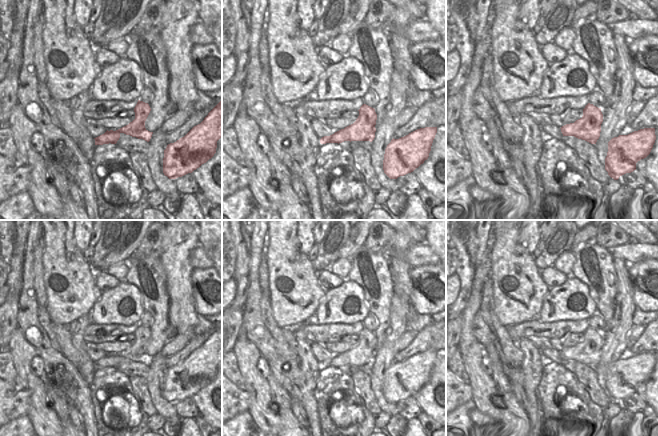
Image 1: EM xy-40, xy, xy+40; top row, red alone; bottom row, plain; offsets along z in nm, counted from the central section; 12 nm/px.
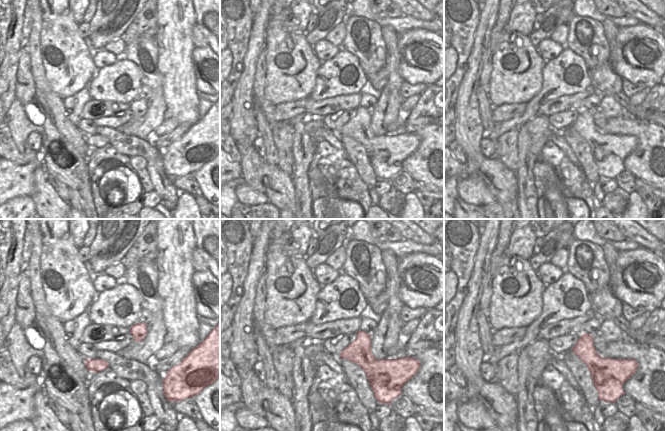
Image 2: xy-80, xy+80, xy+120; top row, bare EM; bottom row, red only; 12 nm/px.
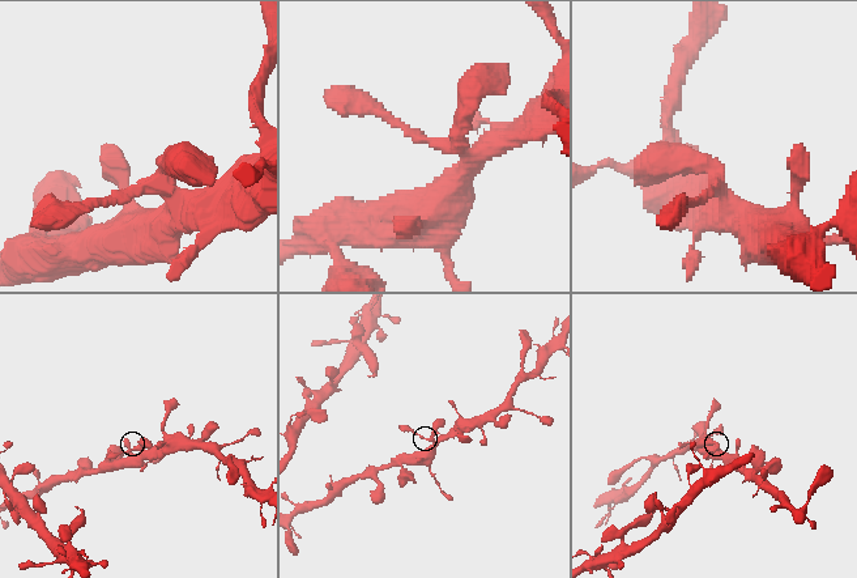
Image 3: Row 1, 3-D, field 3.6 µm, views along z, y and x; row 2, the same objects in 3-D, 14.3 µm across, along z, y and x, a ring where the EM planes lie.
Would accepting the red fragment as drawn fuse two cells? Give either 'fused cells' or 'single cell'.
single cell

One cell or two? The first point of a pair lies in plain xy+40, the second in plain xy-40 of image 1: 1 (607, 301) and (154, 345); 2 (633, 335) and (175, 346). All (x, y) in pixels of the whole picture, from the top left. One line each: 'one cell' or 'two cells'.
1: one cell
2: one cell

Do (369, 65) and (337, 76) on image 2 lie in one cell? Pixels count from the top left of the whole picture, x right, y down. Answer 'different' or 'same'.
different

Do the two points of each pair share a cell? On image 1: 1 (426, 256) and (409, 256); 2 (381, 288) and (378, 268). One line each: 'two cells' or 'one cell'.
1: one cell
2: one cell

